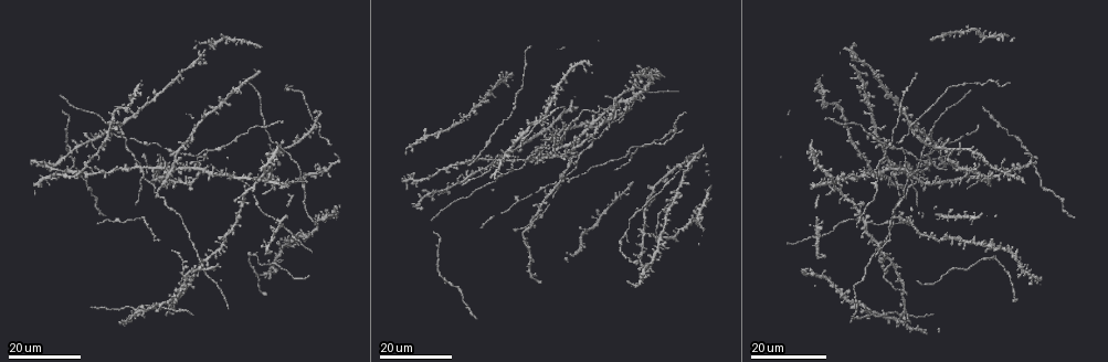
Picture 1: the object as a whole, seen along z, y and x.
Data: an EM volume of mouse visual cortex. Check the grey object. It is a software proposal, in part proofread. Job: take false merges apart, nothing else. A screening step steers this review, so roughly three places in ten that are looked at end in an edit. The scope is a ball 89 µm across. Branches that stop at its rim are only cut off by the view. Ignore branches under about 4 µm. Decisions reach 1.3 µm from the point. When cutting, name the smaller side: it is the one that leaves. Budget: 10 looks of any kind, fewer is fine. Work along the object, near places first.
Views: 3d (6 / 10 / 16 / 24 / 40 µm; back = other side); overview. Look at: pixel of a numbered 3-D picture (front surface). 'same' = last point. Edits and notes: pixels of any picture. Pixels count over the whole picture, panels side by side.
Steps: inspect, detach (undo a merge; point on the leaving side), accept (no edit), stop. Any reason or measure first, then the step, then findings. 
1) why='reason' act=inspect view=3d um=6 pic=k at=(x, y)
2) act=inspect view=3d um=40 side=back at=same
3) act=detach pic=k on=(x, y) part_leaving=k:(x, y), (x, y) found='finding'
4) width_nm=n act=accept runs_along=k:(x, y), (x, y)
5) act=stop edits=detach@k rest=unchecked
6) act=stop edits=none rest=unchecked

why='side arm on a straight run' act=inspect view=3d um=16 pic=1 at=(925, 161)

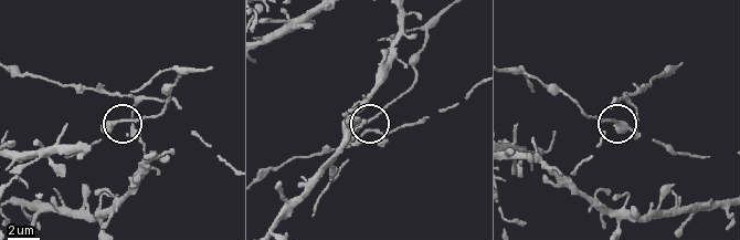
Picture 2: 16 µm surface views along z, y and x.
why='closer look' act=inspect view=3d um=6 pic=2 at=(615, 120)

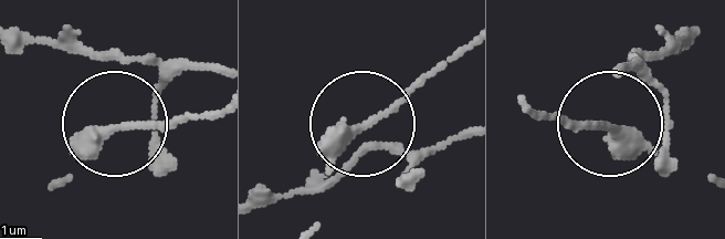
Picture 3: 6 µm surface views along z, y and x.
arms=3 act=accept runs_along=3:(157, 117), (157, 135), (122, 124), (206, 114) found='all the same neuron'

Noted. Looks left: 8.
why='three arms meet' act=inspect view=3d um=16 pic=1 at=(139, 168)

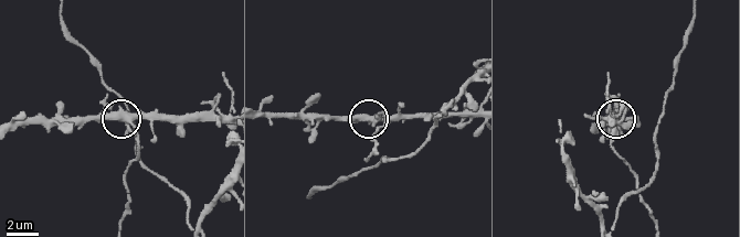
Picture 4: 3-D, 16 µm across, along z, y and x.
act=inspect view=3d um=6 pic=4 at=(373, 119)

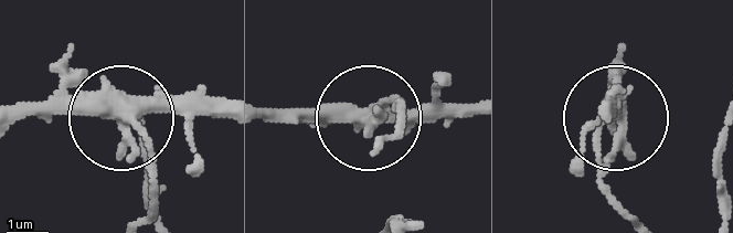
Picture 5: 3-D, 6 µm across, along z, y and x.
arms=3 act=detach pic=5 on=(155, 187) found='two neurons meet here'

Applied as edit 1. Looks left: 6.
why='three-way junction' act=inspect view=3d um=16 pic=1 at=(157, 196)

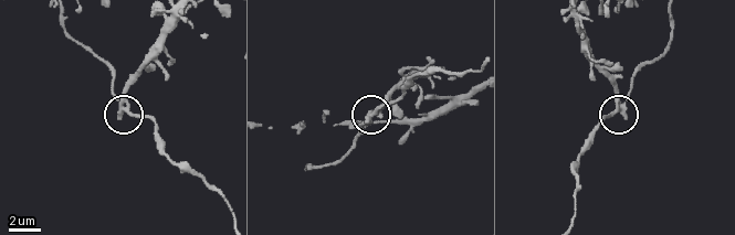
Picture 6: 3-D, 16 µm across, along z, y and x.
act=inspect view=3d um=10 pic=6 at=(121, 105)

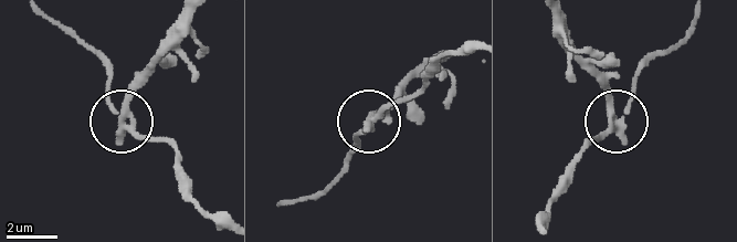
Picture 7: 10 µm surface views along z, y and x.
arms=3 act=detach pic=7 on=(128, 91) found='a second neuron is stuck on'

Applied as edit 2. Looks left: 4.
why='branch point' act=inspect view=3d um=24 pic=1 at=(883, 313)

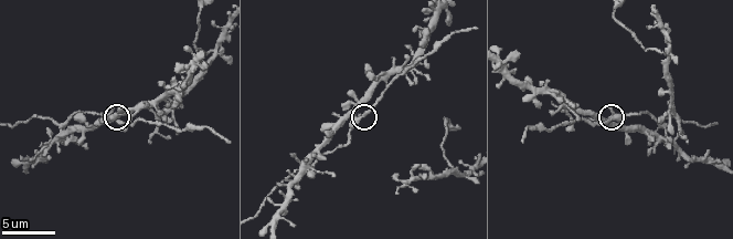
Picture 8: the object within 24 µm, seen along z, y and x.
act=inspect view=3d um=6 pic=8 at=(358, 120)

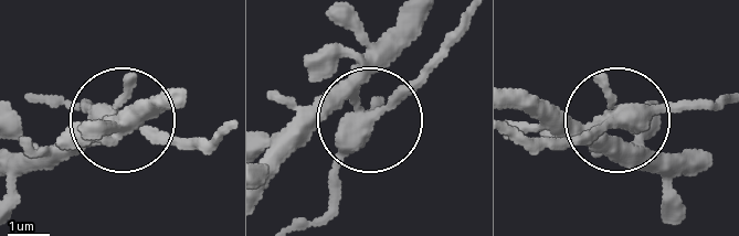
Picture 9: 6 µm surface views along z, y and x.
act=accept found='one neuron here'

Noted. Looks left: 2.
why='a fork' act=inspect view=3d um=10 pic=8 at=(60, 124)

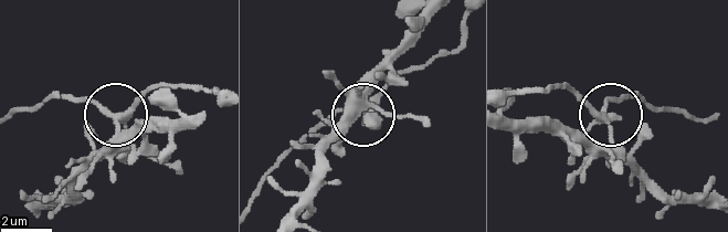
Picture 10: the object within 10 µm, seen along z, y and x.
width_nm=230 act=accept found='continuous, no second neuron'

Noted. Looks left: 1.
act=stop edits=detach@5,detach@7 rest=unchecked

